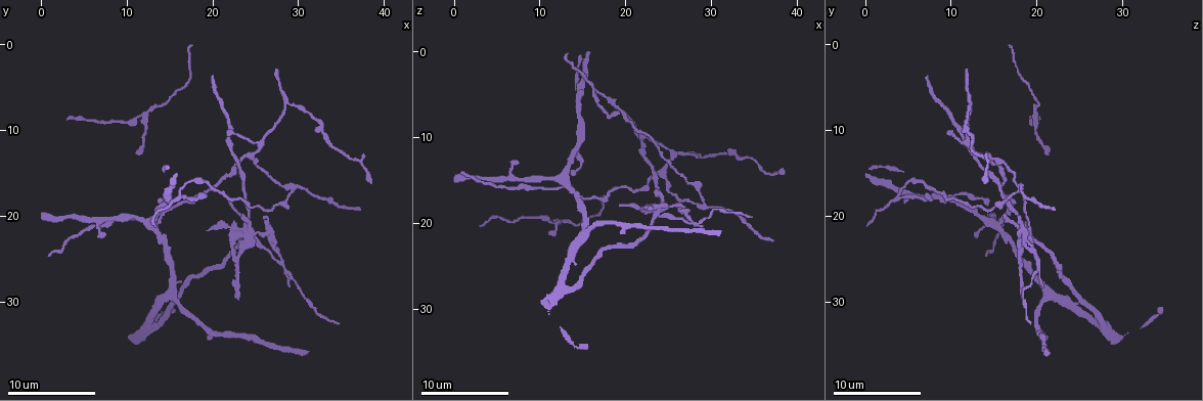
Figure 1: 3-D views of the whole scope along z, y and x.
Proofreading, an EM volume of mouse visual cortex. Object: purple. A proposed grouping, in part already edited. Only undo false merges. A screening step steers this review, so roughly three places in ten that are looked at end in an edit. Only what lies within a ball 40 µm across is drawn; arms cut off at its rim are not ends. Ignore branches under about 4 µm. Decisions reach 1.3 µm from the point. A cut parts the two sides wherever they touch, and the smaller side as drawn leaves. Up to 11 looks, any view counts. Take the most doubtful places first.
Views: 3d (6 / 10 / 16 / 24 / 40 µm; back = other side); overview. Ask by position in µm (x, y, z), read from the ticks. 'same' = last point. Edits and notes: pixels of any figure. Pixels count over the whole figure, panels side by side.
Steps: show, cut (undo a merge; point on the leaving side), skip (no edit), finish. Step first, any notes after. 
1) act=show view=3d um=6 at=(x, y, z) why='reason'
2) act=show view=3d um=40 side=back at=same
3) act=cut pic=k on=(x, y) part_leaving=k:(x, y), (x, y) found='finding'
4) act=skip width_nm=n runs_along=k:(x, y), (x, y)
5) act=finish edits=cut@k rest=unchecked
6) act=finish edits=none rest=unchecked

act=show view=3d um=6 at=(29.2, 16.8, 17.8) why='two arms at a narrow angle'

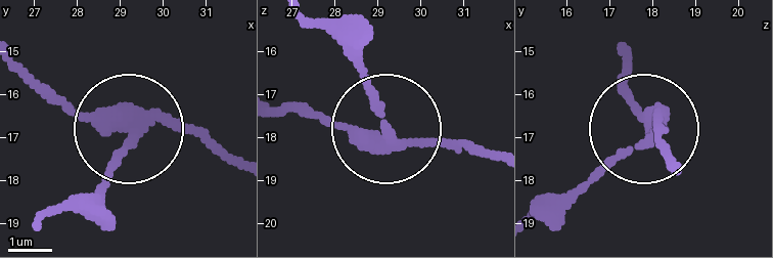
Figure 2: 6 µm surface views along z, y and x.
act=skip runs_along=2:(17, 62), (117, 125), (183, 122), (234, 155) found='one neuron here'

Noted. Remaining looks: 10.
act=show view=3d um=6 at=(16.2, 17.8, 4.4) why='three arms meet'

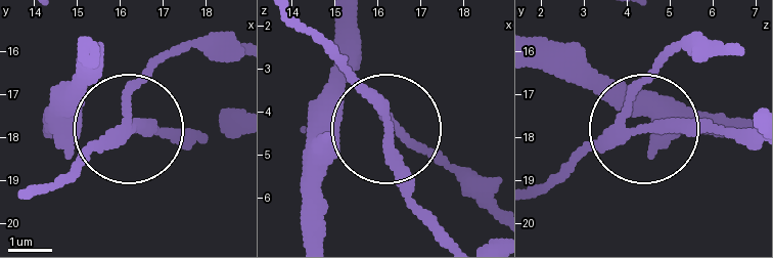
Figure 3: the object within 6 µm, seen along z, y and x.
act=show view=3d um=6 side=back at=(16.25, 17.85, 4.40)

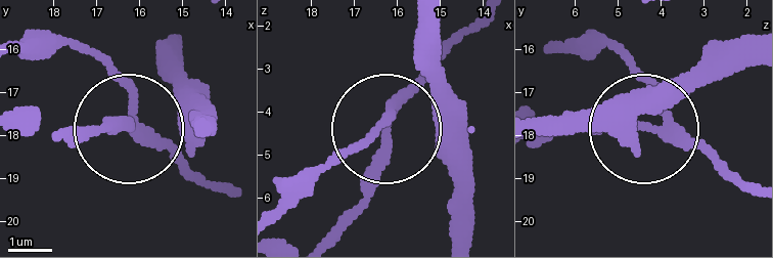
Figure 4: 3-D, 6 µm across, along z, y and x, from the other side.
act=skip width_nm=220 found='all the same neuron'

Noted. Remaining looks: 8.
act=show view=3d um=16 at=(11.6, 8.4, 19.8) why='three arms meet'

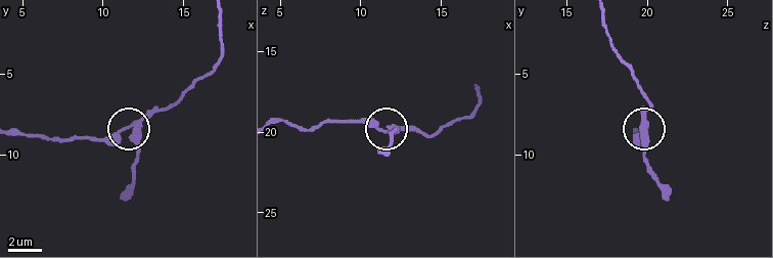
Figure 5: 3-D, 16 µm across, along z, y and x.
act=cut pic=5 on=(138, 151) part_leaving=5:(135, 131), (135, 179), (121, 198) found='a second neuron is stuck on'

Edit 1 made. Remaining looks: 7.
act=show view=overview why='see it whole again'

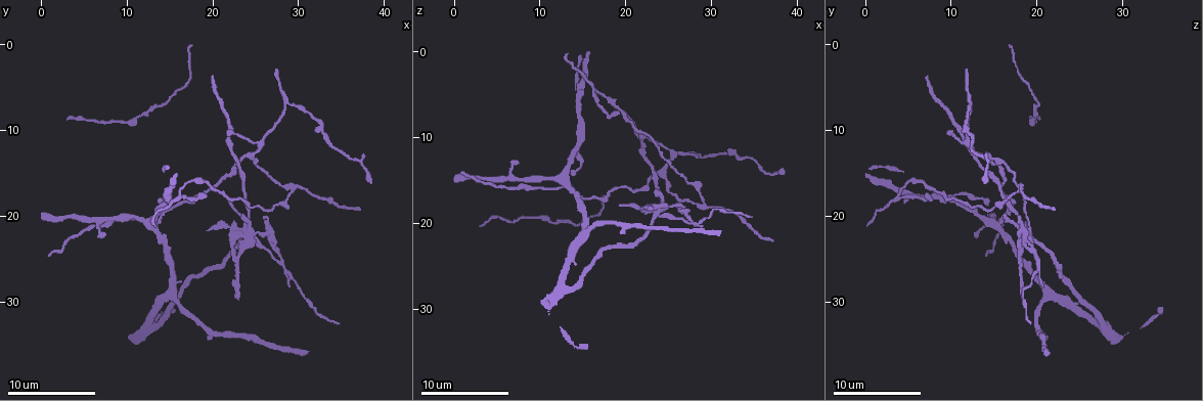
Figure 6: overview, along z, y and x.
act=show view=3d um=16 at=(13.4, 20.6, 15.6) why='three arms meet'

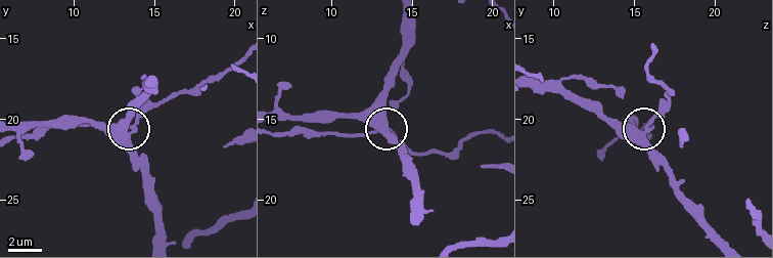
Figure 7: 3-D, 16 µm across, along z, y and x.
act=skip arms=3 found='one neuron here'

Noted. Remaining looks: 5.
act=show view=3d um=10 at=(24.6, 13.2, 14.2) why='three-way junction'

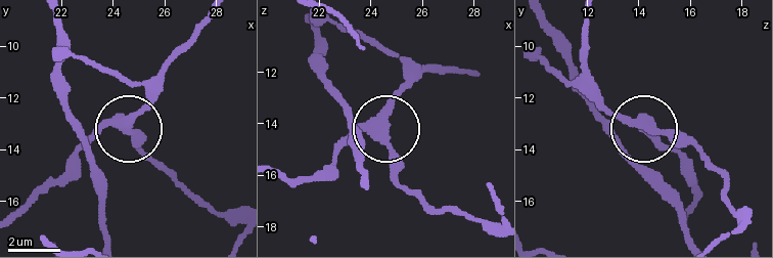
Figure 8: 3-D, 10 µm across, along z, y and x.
act=skip side_arm_um=24 runs_along=8:(23, 211), (95, 131), (128, 127), (158, 81) found='continuous, no second neuron'

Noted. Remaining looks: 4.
act=finish edits=cut@5 rest=unchecked

